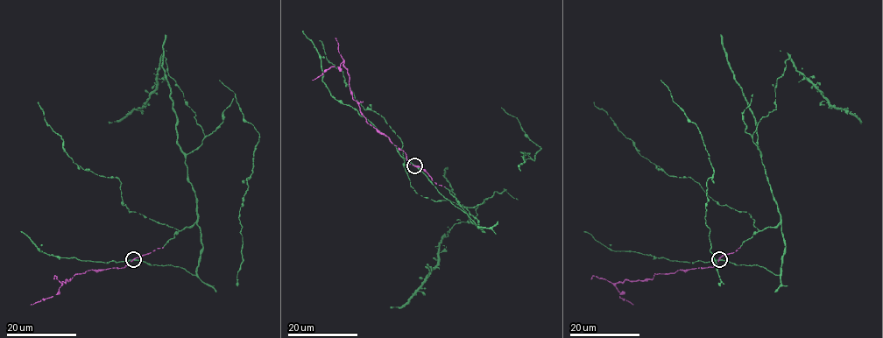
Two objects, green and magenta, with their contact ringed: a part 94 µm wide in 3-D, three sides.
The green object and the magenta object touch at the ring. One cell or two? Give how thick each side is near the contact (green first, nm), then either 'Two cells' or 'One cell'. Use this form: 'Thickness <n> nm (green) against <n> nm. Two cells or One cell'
Thickness 240 nm (green) against 320 nm. One cell

